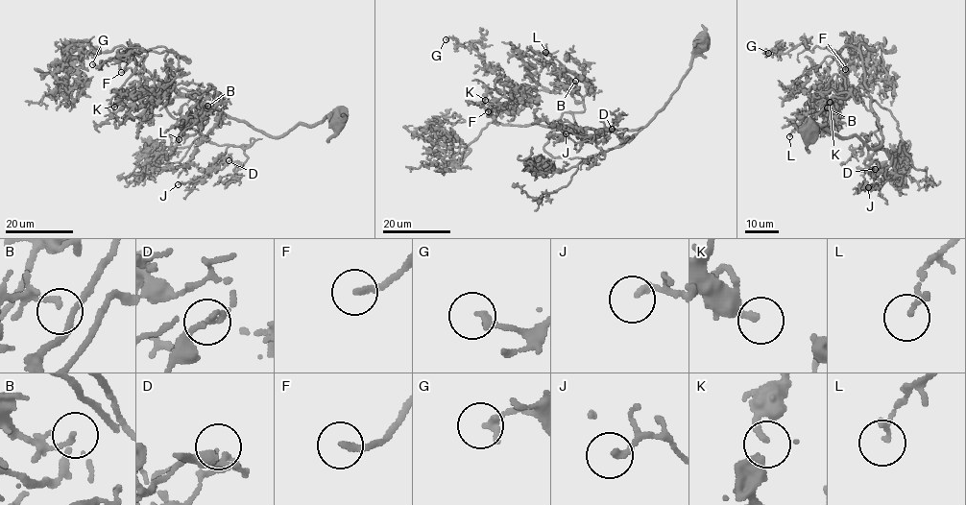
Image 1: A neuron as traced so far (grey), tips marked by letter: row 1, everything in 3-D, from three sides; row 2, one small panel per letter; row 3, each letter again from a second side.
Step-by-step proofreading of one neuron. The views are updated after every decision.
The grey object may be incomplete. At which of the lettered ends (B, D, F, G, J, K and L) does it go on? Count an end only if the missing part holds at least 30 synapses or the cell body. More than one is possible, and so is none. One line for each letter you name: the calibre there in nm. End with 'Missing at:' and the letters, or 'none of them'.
F: 200 nm thick
Missing at: F

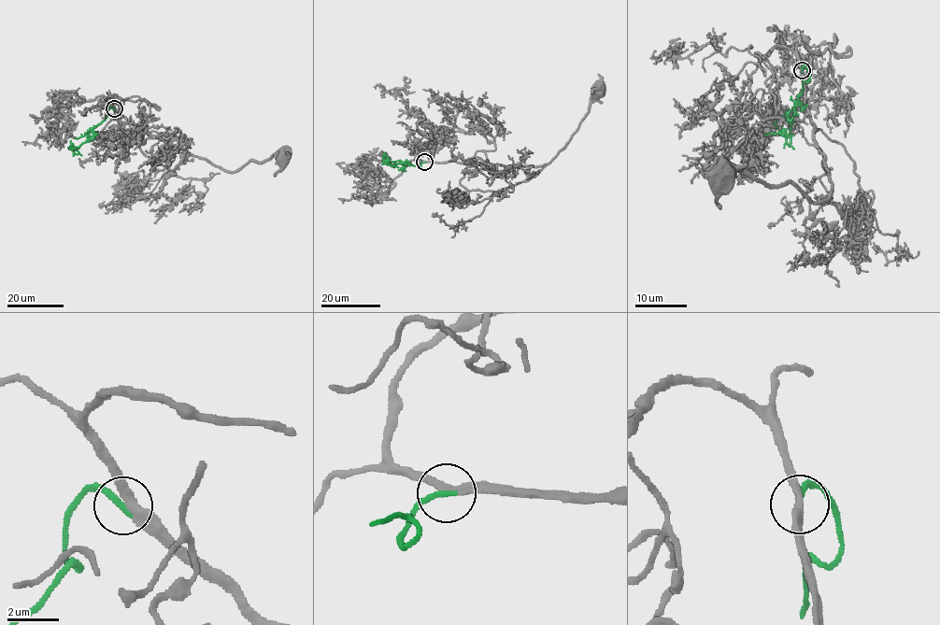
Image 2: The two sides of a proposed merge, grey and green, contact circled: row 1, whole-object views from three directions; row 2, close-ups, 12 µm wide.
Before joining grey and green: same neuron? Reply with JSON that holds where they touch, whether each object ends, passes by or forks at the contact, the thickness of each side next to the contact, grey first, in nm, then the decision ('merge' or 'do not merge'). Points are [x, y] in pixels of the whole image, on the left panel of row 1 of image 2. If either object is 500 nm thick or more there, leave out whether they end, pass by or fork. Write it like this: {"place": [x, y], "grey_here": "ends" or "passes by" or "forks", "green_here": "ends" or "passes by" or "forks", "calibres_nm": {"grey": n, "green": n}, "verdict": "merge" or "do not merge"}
{"place": [114, 108], "grey_here": "passes by", "green_here": "ends", "calibres_nm": {"grey": 360, "green": 240}, "verdict": "merge"}

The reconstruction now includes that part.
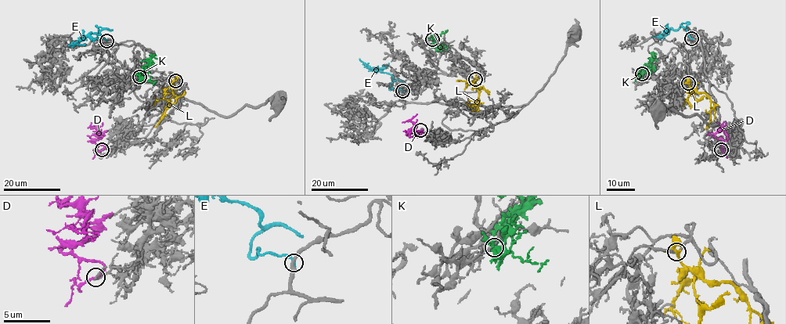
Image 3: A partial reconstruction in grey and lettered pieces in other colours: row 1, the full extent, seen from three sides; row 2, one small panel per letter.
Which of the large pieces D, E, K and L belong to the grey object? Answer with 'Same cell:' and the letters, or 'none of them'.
Same cell: E

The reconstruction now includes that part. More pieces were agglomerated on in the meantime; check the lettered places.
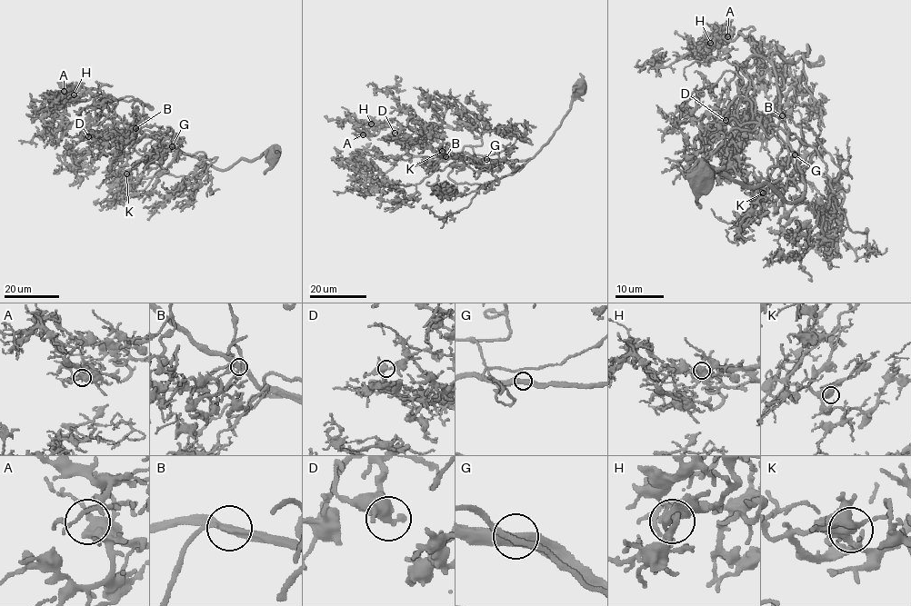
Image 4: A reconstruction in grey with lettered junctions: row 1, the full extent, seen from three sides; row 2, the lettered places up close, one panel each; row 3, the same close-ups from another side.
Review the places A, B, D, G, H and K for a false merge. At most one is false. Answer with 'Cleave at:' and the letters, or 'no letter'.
Cleave at: no letter

